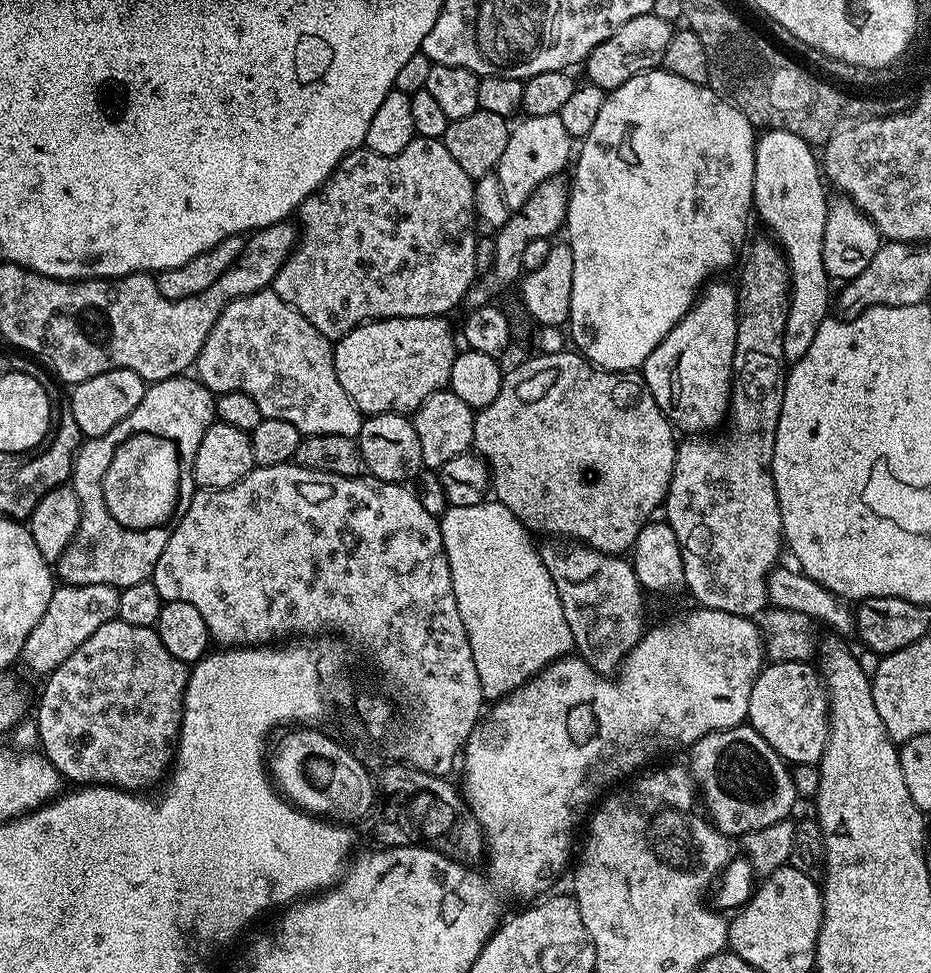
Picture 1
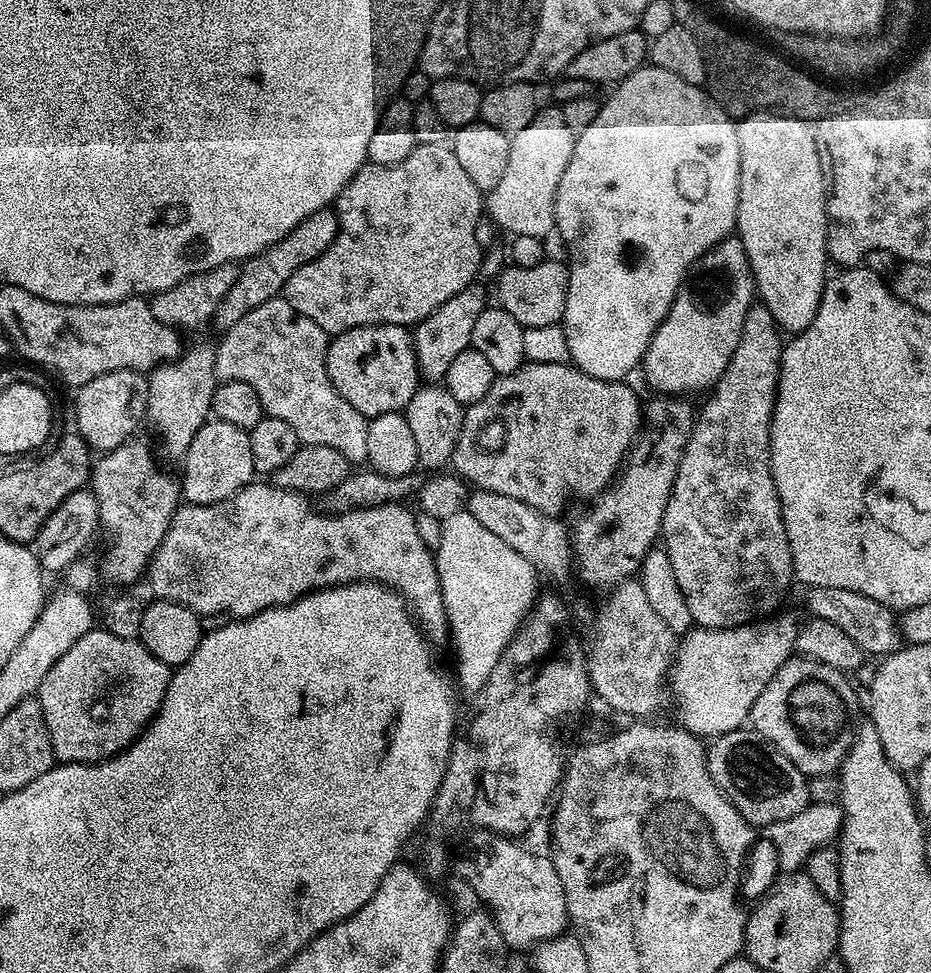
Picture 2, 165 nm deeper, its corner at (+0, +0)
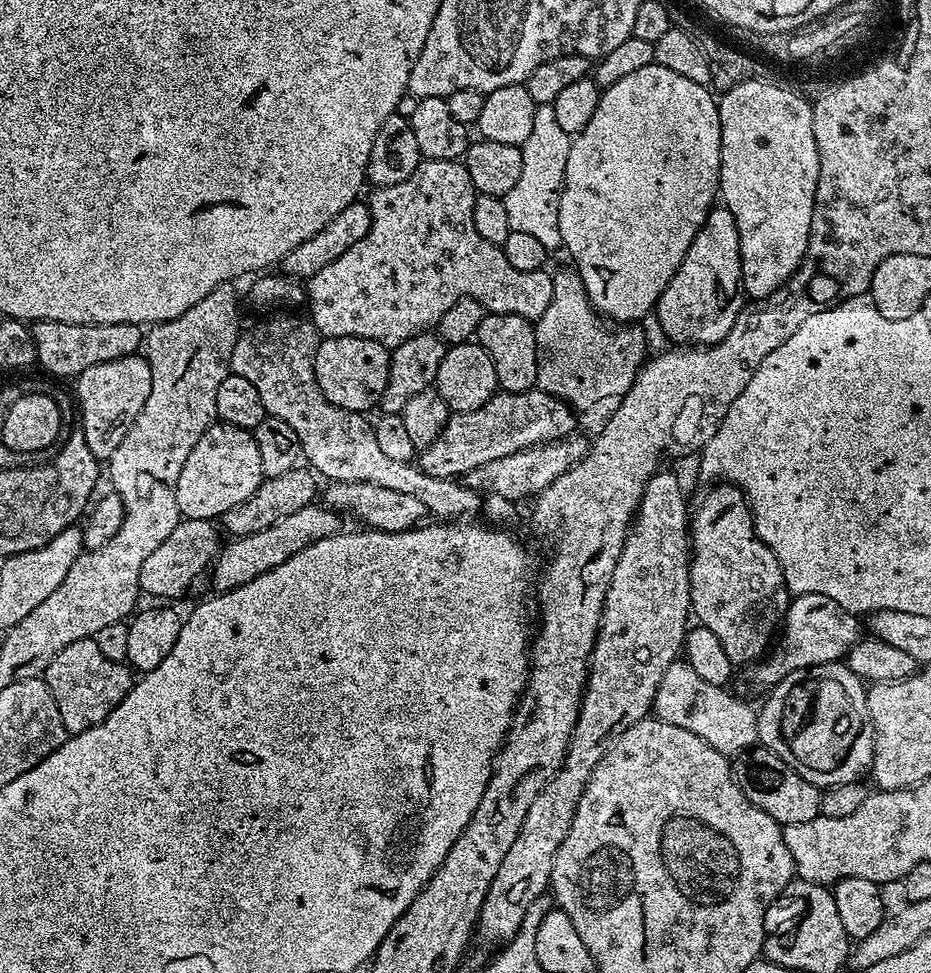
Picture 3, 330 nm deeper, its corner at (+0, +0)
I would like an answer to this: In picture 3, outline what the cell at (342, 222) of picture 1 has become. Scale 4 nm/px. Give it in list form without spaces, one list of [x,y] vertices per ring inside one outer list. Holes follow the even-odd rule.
[[[421,159],[406,182],[385,188],[373,187],[371,191],[372,197],[366,200],[372,219],[368,233],[354,242],[342,258],[334,258],[330,266],[322,266],[318,274],[307,277],[307,315],[321,337],[357,336],[377,340],[385,346],[395,346],[414,338],[419,332],[435,329],[446,310],[460,296],[475,297],[488,312],[518,314],[533,322],[546,314],[554,294],[551,275],[544,270],[514,270],[514,266],[504,264],[504,259],[496,256],[496,246],[486,242],[478,230],[474,230],[472,211],[478,193],[460,160]],[[436,240],[448,240],[448,252],[444,252],[444,256],[440,256]],[[440,260],[448,260],[448,268],[440,268]],[[428,264],[436,268],[436,272],[432,272],[432,288],[428,288]],[[440,272],[448,272],[448,276],[444,276],[448,284],[436,284],[436,276],[440,276]]]

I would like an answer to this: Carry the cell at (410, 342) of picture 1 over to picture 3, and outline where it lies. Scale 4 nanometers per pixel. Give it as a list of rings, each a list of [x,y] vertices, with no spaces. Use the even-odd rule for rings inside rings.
[[[326,336],[316,348],[314,374],[322,394],[334,406],[361,414],[381,403],[388,385],[390,352],[383,344],[357,336]]]

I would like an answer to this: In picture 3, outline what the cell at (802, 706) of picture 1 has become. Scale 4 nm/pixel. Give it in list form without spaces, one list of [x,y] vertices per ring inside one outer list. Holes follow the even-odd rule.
[[[847,663],[815,664],[809,668],[799,668],[777,684],[771,685],[768,701],[759,705],[756,725],[758,740],[769,748],[782,762],[791,766],[806,782],[817,786],[841,784],[860,780],[872,767],[874,733],[872,719],[868,713],[868,693],[865,681],[849,670]]]

